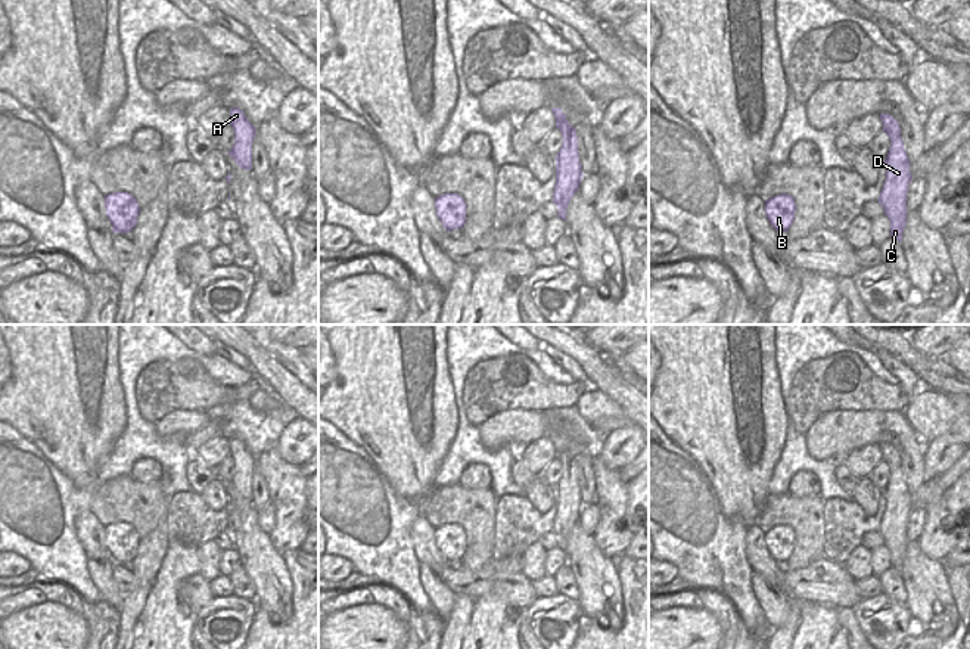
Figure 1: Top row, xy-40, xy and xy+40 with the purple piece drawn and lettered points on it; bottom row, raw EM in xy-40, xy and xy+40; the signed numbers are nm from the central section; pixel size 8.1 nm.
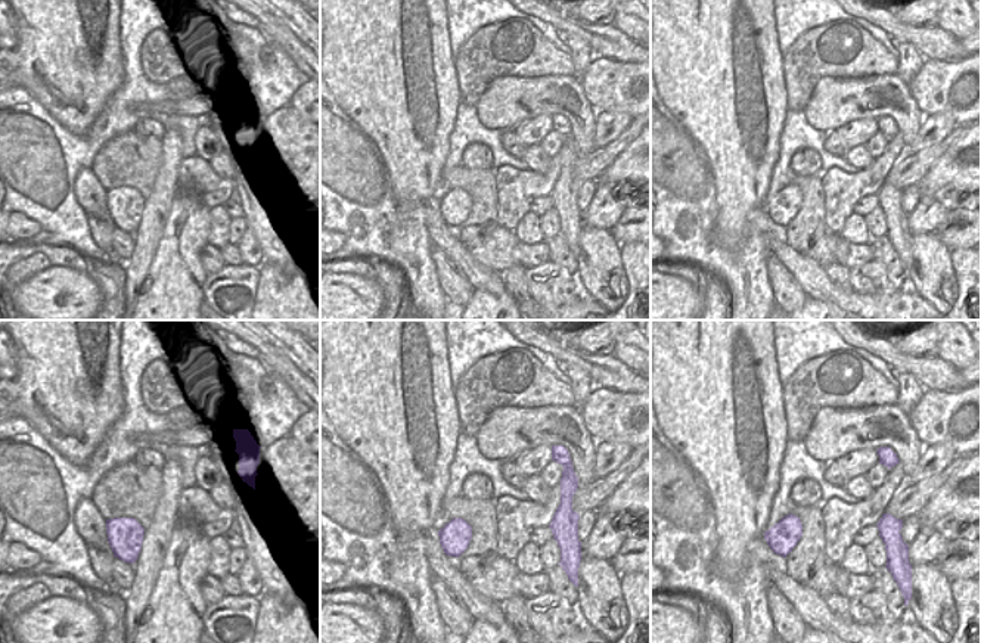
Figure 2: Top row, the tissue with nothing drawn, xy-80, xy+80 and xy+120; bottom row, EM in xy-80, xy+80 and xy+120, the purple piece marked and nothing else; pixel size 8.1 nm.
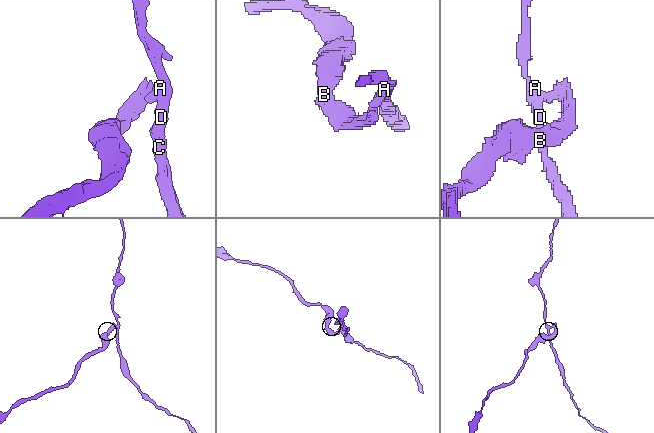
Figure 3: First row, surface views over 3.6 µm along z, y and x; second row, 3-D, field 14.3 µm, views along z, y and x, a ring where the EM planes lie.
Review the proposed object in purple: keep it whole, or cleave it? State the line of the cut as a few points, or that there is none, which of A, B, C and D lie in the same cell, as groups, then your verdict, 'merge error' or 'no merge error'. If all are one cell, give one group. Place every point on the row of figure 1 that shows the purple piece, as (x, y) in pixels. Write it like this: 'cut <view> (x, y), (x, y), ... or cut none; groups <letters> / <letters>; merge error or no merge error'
cut xy (565, 120), (566, 136), (563, 139); groups A C D / B; merge error

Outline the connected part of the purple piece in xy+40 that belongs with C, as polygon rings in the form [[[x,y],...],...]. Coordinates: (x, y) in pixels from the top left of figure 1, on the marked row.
[[[898,134],[895,139],[890,139],[889,153],[884,159],[886,180],[879,204],[890,221],[890,236],[899,242],[902,242],[902,233],[907,226],[907,193],[913,181],[910,164],[902,137]]]

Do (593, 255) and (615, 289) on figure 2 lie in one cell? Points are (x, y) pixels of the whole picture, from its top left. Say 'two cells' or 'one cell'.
one cell

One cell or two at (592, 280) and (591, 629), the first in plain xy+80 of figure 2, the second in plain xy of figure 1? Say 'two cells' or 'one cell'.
two cells

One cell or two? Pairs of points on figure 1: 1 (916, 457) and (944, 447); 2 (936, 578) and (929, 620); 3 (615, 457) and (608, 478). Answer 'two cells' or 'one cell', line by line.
1: two cells
2: one cell
3: two cells

